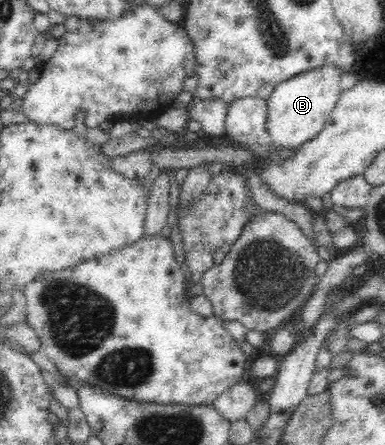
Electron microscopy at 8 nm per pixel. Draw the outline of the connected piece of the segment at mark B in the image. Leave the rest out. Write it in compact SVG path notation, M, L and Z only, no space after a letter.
M329 63L323 67L315 67L315 69L299 73L291 79L277 84L266 99L268 113L266 119L268 141L266 143L272 144L279 150L297 150L309 139L317 137L343 91L341 75L343 75L341 68Z

